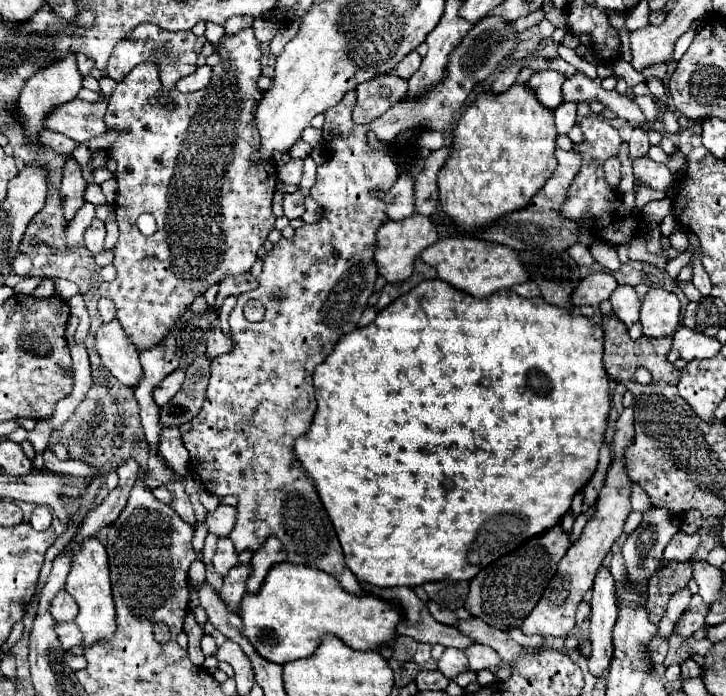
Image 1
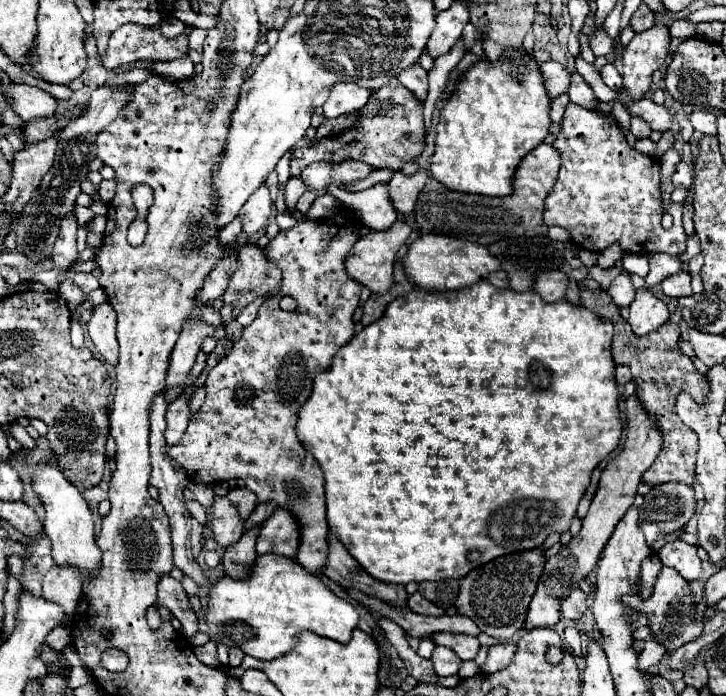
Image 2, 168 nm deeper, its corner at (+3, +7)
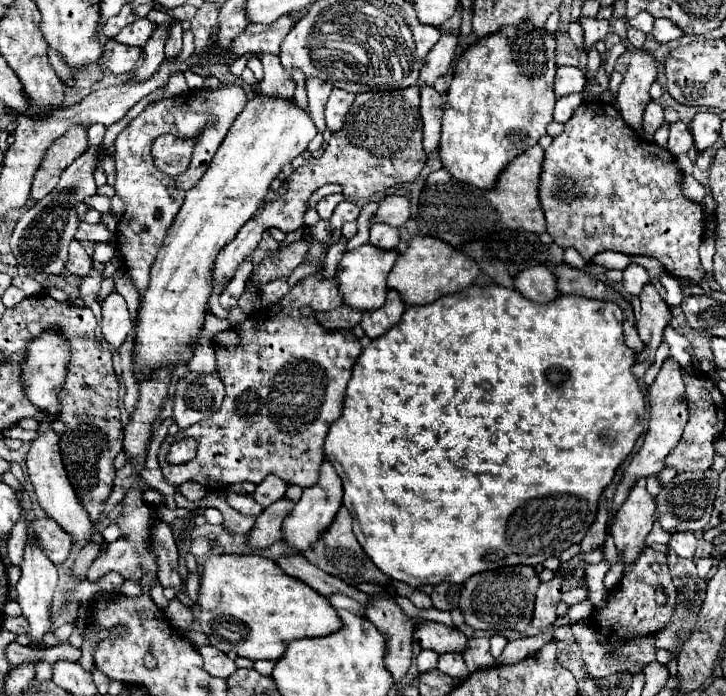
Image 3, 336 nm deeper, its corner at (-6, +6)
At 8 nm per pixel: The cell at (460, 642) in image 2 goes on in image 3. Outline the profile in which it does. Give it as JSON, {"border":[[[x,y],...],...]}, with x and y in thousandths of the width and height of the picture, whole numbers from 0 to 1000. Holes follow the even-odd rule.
{"border":[[[581,892],[570,904],[570,921],[581,932],[595,932],[601,938],[617,935],[639,935],[645,918],[631,909],[625,901],[614,901],[612,895],[601,892]]]}

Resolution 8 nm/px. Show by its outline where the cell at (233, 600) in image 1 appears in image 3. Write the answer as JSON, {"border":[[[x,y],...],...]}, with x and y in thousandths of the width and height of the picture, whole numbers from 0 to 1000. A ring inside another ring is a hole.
{"border":[[[386,717],[366,728],[355,743],[353,754],[342,766],[342,783],[344,786],[369,786],[377,777],[388,774],[388,749],[402,737],[405,723],[399,717]]]}

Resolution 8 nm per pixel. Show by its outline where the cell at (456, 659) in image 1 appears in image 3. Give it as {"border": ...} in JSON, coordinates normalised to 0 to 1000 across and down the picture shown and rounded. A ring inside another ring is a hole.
{"border":[[[612,938],[612,941],[606,941],[603,964],[609,964],[612,970],[617,970],[623,976],[642,976],[645,973],[645,961],[642,961],[642,953],[639,953],[634,938]]]}

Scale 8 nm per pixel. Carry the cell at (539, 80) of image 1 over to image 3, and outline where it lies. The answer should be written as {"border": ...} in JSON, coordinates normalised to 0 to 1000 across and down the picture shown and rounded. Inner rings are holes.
{"border":[[[769,96],[763,128],[766,128],[769,139],[777,139],[777,136],[785,136],[785,134],[799,134],[804,119],[807,119],[807,108],[802,105],[802,99],[796,99],[796,96]]]}

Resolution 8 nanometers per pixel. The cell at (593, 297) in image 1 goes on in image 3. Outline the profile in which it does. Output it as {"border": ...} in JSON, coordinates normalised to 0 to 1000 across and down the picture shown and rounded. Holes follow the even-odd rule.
{"border":[[[741,381],[741,384],[716,389],[708,398],[708,415],[719,427],[725,427],[730,432],[741,432],[741,435],[755,435],[755,432],[766,430],[766,424],[769,424],[766,398],[752,381]]]}

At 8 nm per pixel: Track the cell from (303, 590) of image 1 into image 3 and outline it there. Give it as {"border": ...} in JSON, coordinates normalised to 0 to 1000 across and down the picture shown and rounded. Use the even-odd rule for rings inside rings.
{"border":[[[300,797],[287,800],[278,815],[273,846],[273,892],[289,918],[289,927],[306,938],[322,935],[347,950],[380,950],[391,927],[405,918],[455,912],[471,892],[449,858],[438,855],[416,835],[394,829],[377,806],[358,797]]]}

